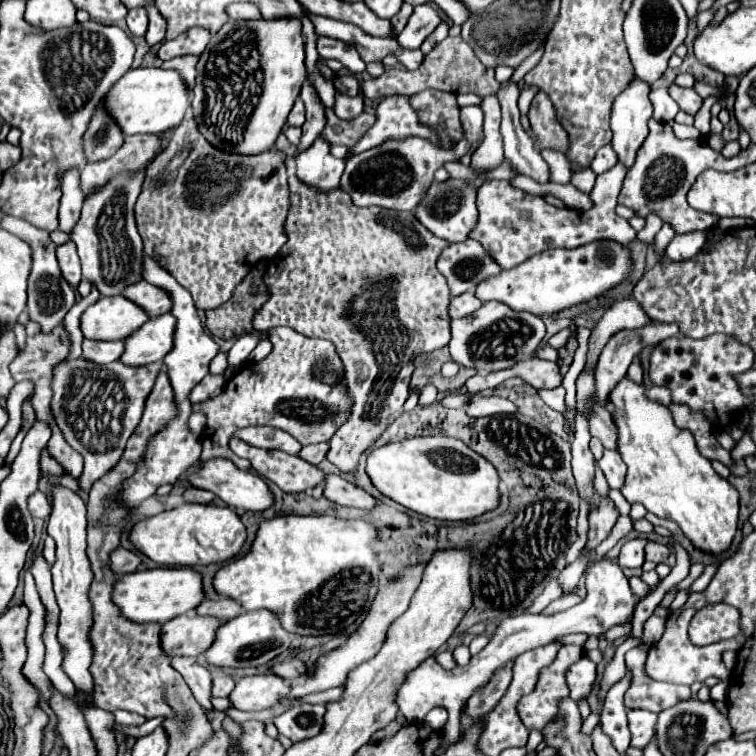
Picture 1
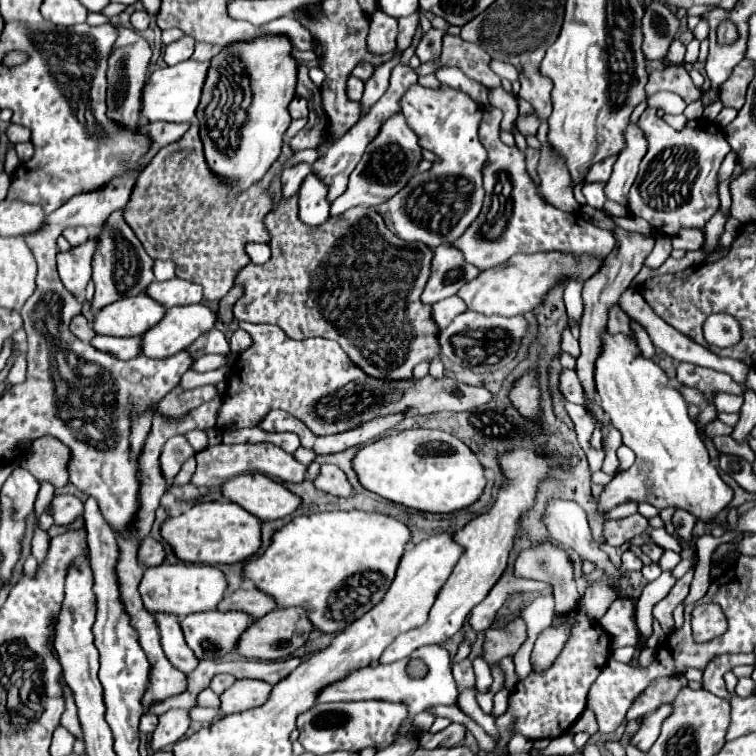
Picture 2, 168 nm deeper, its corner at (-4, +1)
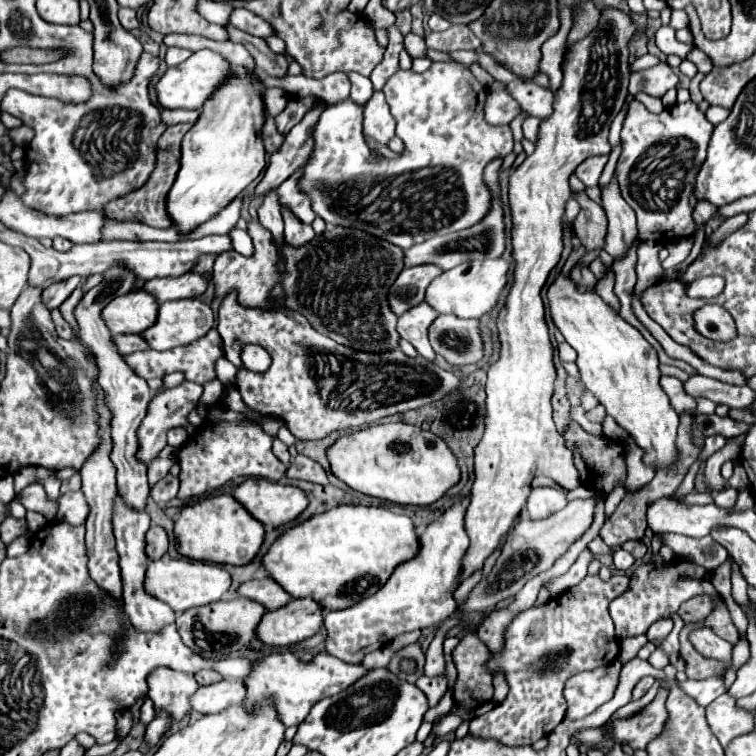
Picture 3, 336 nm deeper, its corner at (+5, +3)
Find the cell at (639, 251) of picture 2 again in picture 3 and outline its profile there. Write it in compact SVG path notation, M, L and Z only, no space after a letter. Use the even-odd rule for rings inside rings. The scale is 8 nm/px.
M584 191L574 193L572 197L580 203L580 213L576 215L572 223L574 233L580 237L582 245L588 251L602 247L604 237L606 237L606 225L608 225L604 209L598 203L594 203Z

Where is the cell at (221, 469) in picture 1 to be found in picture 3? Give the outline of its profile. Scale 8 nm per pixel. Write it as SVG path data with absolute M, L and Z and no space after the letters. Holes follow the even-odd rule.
M246 479L236 487L234 497L260 523L270 523L274 527L294 521L308 507L308 497L302 489L270 483L268 479Z

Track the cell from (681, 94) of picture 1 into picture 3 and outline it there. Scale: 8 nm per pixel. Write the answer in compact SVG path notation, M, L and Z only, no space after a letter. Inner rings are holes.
M658 63L656 67L633 73L630 77L628 92L629 96L644 92L652 97L662 97L668 89L676 87L676 83L678 83L678 77L670 69L670 65Z

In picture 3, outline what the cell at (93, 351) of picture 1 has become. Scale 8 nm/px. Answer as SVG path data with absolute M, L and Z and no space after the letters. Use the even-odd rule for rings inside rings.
M118 335L118 337L114 337L114 343L116 343L118 351L122 351L122 355L148 349L148 343L142 335Z

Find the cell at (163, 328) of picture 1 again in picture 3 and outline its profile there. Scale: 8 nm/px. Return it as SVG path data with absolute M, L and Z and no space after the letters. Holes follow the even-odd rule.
M200 299L166 301L160 305L158 323L146 331L144 339L150 349L166 351L190 345L214 327L214 313L210 305Z

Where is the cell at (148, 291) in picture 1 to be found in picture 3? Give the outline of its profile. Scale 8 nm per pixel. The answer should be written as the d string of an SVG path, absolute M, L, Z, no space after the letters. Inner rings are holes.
M184 273L180 277L164 277L164 279L152 279L144 283L144 289L150 291L158 303L174 301L174 299L188 299L188 297L200 297L210 283L210 277L198 275L198 273Z

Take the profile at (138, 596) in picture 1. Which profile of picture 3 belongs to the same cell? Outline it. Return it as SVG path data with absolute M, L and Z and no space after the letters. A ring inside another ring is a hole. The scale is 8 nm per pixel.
M164 557L158 561L150 561L146 571L146 591L168 603L176 613L218 601L230 589L230 583L232 583L230 573L222 565L202 563L202 561Z

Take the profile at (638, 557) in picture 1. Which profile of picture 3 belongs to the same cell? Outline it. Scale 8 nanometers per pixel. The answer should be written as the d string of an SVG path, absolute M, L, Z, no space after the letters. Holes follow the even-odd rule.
M618 547L614 551L614 565L616 565L618 571L626 571L626 569L630 569L634 565L634 557L628 551L624 551L624 549Z

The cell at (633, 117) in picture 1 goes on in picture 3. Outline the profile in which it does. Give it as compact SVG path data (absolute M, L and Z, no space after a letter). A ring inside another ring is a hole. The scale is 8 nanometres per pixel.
M616 179L602 189L602 207L608 215L608 235L604 251L614 259L622 259L638 237L636 215L630 205L622 199Z

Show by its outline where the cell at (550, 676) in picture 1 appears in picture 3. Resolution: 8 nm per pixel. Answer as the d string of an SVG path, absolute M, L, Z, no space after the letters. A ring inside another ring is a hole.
M586 575L578 585L566 589L558 597L552 597L548 603L520 611L504 631L502 651L492 653L490 659L486 661L486 667L492 675L498 671L504 675L508 683L508 697L500 705L496 705L490 713L474 717L470 721L470 733L502 739L502 743L520 743L520 745L532 745L540 737L550 735L552 729L558 723L562 723L566 715L566 699L562 695L564 683L578 671L594 669L600 667L602 663L616 661L620 653L620 643L614 633L614 623L608 605L612 599L626 593L628 587L630 587L630 577L626 575L614 575L610 581L602 581L600 577Z

